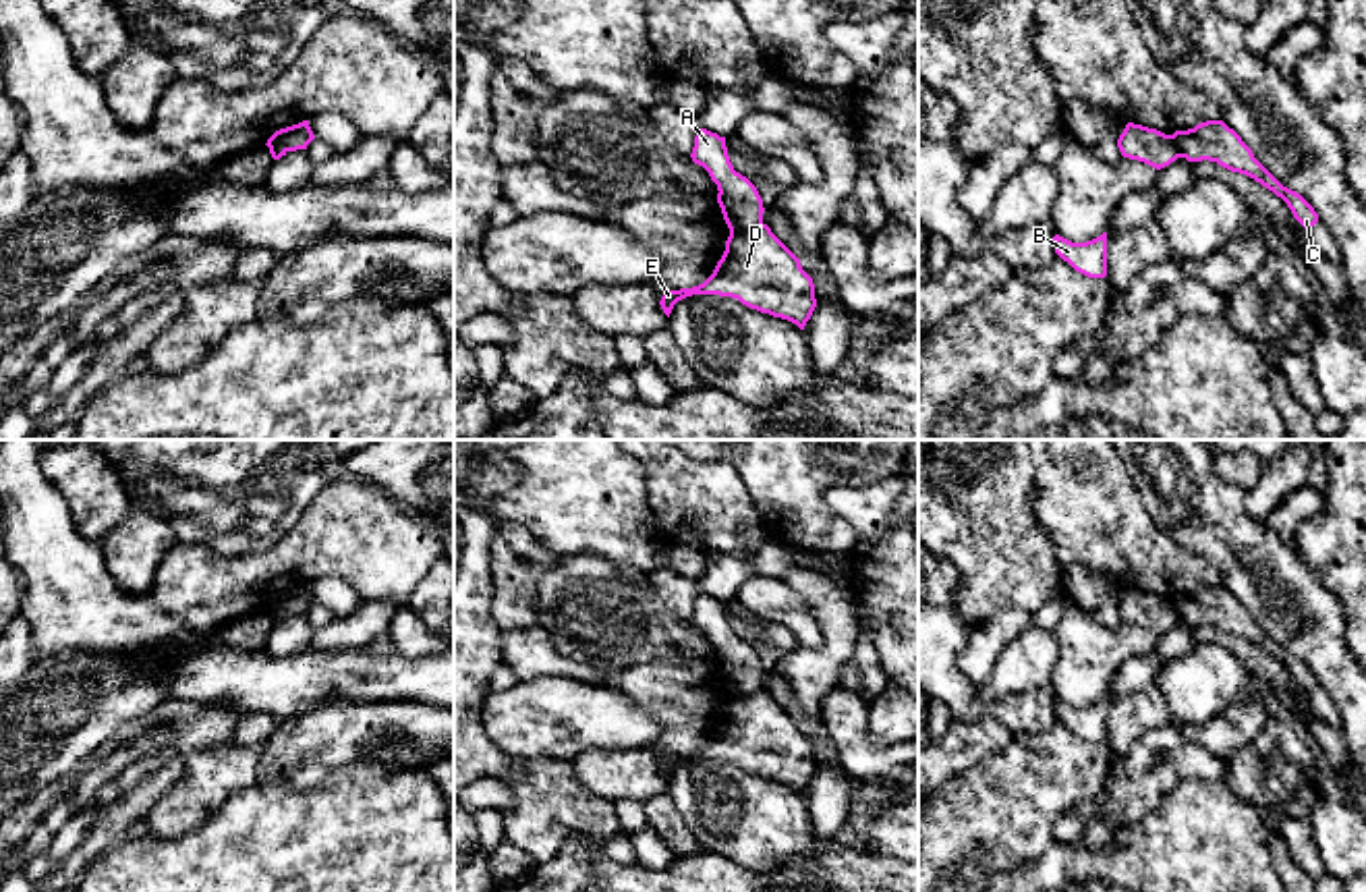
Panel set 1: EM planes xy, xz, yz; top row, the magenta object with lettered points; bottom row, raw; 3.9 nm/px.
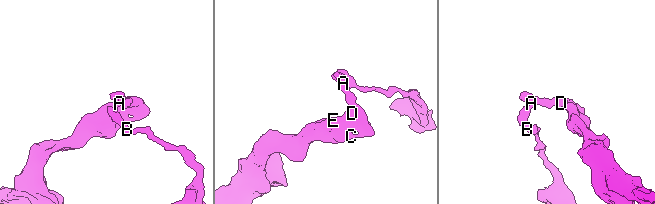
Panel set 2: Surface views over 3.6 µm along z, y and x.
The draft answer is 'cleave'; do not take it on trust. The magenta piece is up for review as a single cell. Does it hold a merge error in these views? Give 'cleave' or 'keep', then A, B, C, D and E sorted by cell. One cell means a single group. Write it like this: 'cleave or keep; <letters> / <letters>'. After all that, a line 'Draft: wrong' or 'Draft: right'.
cleave; A B / C D E
Draft: right

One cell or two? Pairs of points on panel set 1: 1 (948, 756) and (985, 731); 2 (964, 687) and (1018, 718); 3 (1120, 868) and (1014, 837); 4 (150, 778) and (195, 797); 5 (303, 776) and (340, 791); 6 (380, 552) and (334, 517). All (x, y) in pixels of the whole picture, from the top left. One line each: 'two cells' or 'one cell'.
1: one cell
2: one cell
3: two cells
4: two cells
5: two cells
6: one cell

